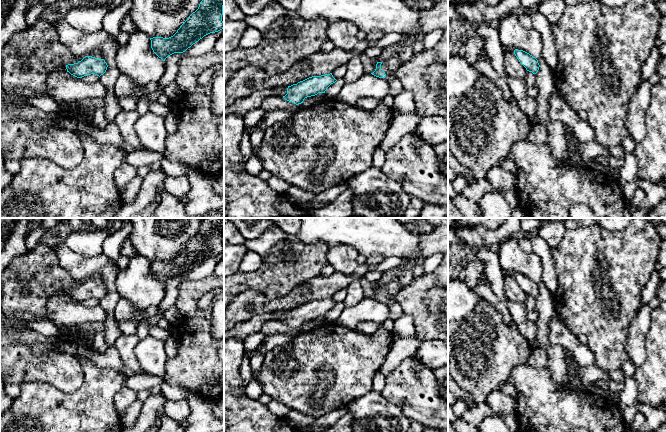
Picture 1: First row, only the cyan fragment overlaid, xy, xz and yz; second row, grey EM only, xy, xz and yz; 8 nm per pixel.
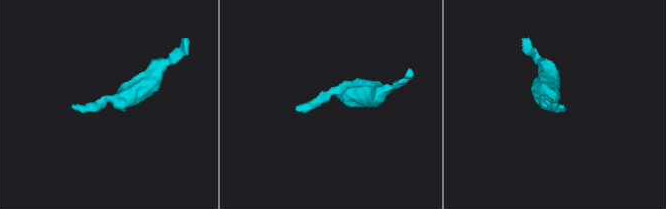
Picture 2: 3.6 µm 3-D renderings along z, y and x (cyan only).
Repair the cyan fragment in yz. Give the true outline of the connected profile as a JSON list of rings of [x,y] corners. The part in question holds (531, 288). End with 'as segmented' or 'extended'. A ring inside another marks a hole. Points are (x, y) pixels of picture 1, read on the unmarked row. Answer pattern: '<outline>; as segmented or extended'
[[[518,273],[514,274],[514,278],[527,295],[532,296],[533,298],[538,296],[540,289],[535,281],[523,274]]]; as segmented

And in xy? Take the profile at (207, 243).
[[[204,218],[198,233],[169,261],[153,261],[151,272],[163,285],[174,278],[183,277],[204,260],[224,252],[222,245],[224,221],[221,218]]]; as segmented

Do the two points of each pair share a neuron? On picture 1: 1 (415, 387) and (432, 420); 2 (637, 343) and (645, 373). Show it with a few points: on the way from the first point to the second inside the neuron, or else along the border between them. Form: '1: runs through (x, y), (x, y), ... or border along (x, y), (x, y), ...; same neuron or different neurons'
1: runs through (418, 395), (419, 399), (432, 412); same neuron
2: border along (646, 340), (646, 359), (641, 364), (635, 366); different neurons

